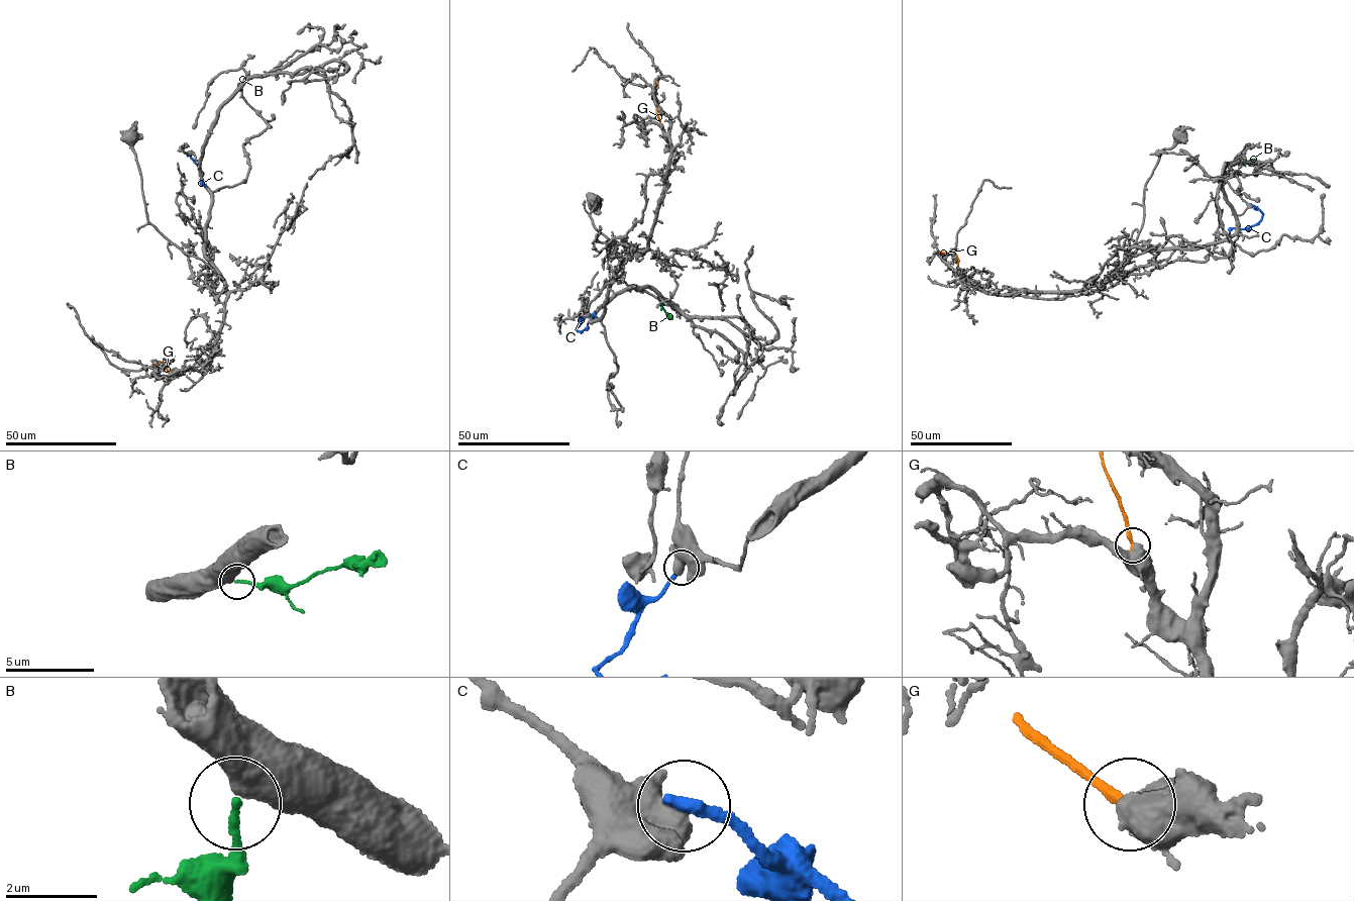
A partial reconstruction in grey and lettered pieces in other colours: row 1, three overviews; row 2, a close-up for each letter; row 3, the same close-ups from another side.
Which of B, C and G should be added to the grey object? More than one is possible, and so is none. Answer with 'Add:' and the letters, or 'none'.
Add: B

